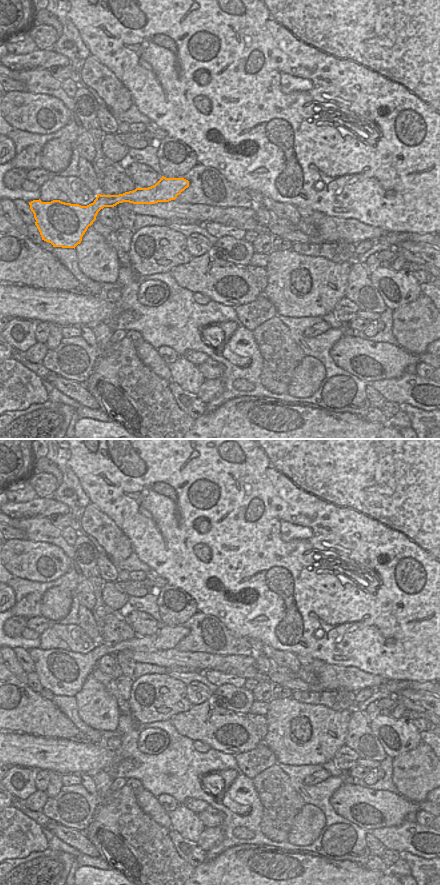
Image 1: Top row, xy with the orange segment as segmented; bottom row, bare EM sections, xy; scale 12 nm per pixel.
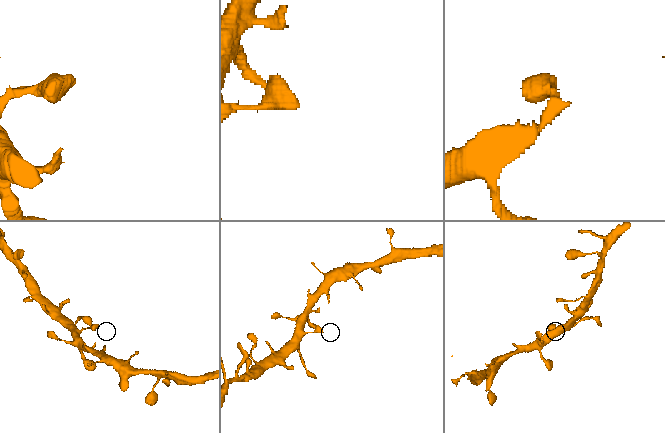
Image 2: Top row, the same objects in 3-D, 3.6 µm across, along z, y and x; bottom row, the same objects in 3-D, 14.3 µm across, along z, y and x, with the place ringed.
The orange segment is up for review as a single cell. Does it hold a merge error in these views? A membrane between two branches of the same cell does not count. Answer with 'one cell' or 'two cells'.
one cell

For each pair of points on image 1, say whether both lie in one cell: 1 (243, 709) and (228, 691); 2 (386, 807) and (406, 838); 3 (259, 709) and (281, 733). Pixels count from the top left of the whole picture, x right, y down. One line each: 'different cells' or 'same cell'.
1: same cell
2: different cells
3: different cells

